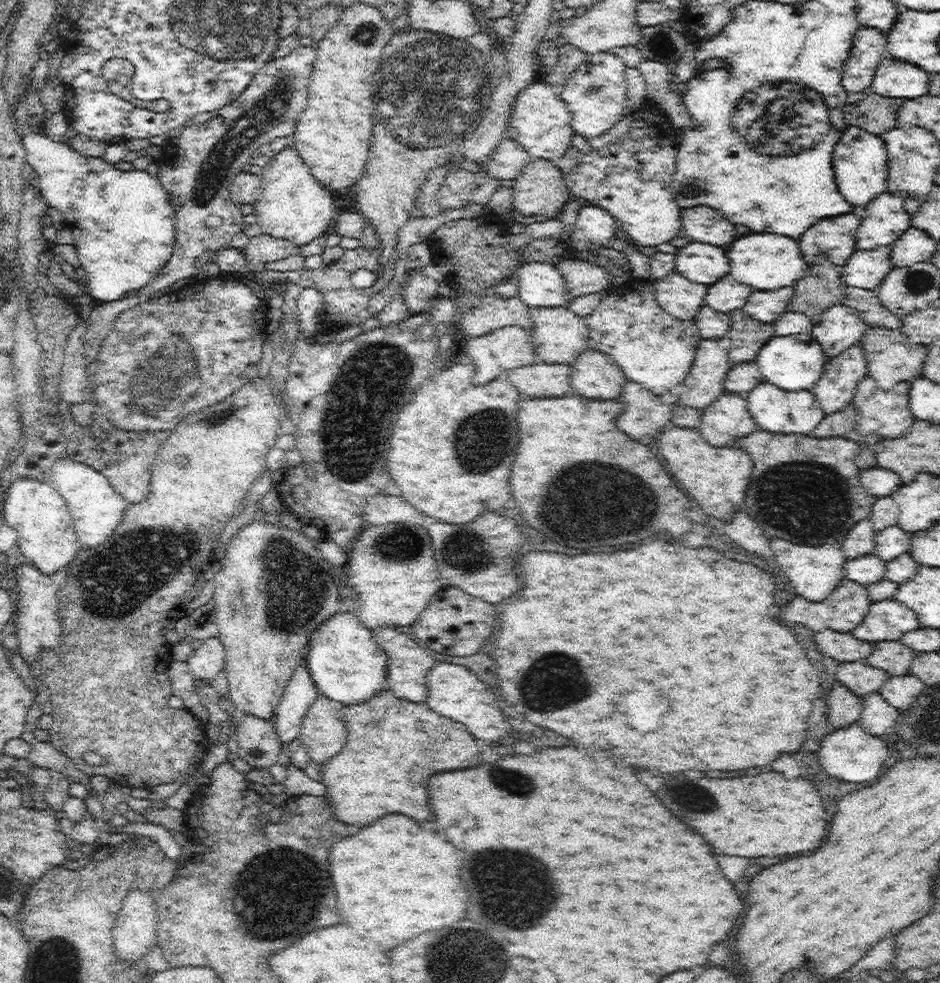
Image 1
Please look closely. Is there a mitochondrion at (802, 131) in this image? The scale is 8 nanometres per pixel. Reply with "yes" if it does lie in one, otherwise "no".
yes

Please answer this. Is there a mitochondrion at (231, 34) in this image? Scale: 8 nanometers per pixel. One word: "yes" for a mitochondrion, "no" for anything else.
yes

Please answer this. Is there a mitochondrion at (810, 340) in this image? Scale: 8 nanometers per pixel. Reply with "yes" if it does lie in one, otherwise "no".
no

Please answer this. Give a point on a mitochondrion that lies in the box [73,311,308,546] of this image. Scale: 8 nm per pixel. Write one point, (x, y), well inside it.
(164, 382)

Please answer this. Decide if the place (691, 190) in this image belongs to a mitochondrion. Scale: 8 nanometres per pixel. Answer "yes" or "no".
yes

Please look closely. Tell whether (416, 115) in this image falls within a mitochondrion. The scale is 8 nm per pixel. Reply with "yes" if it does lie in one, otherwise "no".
yes

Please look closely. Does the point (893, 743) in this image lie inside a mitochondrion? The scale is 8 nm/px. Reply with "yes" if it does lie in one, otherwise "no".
no

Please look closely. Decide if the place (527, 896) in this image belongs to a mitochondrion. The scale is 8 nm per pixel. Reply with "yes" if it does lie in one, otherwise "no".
yes

